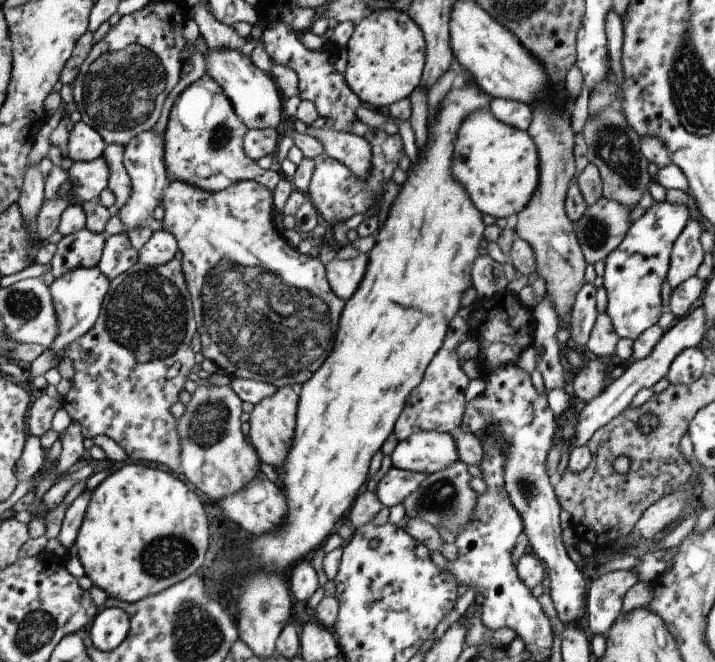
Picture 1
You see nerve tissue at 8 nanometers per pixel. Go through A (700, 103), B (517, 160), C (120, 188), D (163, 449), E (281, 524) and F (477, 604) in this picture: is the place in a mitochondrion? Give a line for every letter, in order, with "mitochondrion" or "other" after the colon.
A: mitochondrion
B: other
C: other
D: other
E: other
F: other

